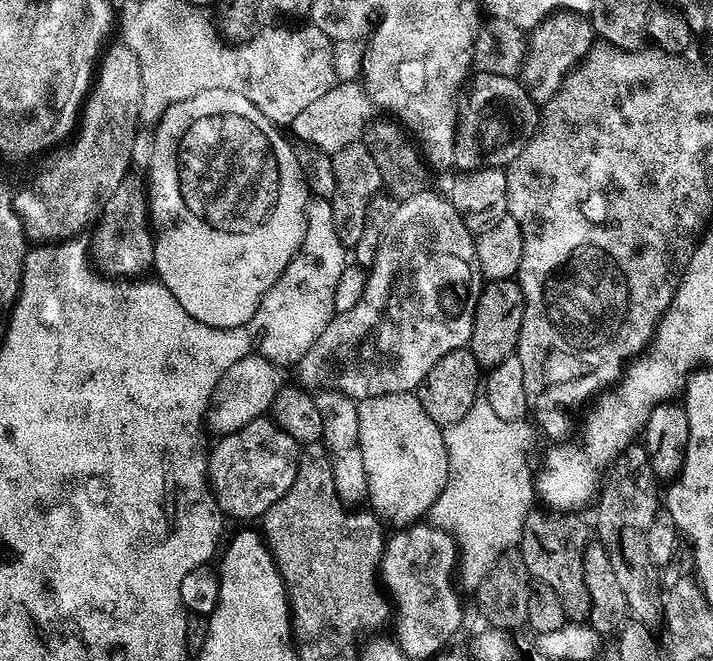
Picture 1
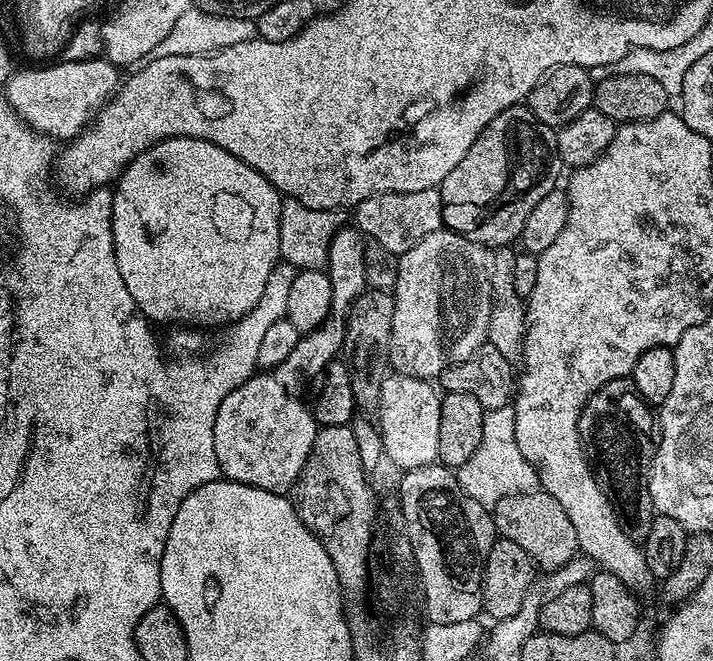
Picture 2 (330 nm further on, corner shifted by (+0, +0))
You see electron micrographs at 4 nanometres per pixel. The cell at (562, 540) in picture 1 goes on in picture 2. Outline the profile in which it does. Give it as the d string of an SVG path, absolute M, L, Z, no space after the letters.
M537 490L526 494L510 494L494 505L491 514L497 533L505 540L518 542L518 546L522 546L522 550L530 554L537 569L545 573L566 566L566 562L570 562L578 555L578 534L566 510L562 510L561 503L549 492Z

